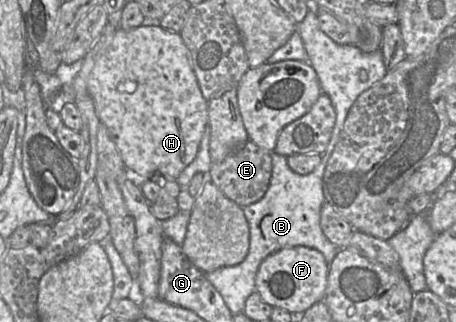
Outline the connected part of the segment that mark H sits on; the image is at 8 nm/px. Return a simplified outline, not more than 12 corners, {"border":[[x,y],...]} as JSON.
{"border":[[118,28],[96,114],[137,179],[177,179],[208,101],[181,35]]}

